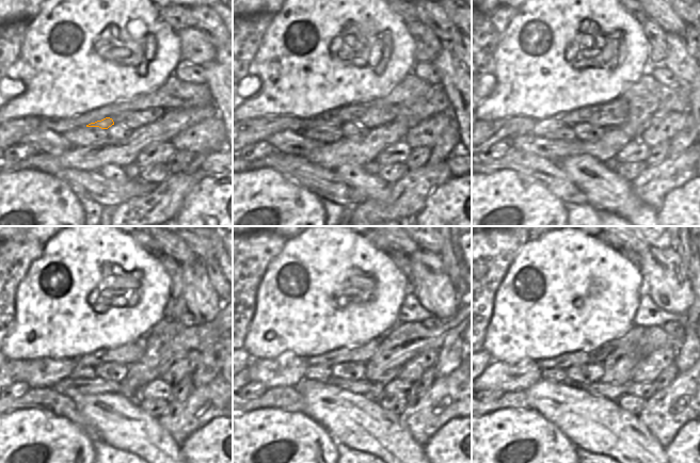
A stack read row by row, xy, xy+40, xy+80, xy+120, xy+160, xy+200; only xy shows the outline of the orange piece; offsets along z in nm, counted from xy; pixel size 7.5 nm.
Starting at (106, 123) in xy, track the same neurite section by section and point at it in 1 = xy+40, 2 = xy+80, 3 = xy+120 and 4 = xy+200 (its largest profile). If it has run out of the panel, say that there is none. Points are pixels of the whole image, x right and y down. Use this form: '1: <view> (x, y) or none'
1: xy+40 (332, 122)
2: xy+80 (541, 128)
3: xy+120 (45, 371)
4: xy+200 (503, 376)

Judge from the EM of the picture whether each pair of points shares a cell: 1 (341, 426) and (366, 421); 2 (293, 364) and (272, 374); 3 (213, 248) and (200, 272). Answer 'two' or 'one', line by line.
1: one
2: one
3: two

